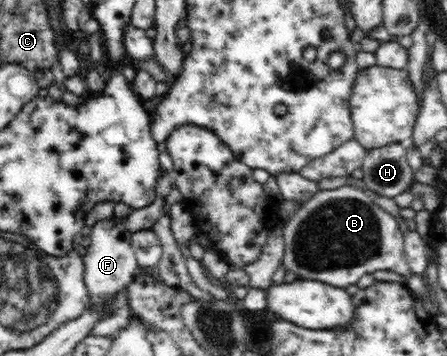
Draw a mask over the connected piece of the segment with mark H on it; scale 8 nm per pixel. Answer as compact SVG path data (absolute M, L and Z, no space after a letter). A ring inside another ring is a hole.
M400 143L369 149L361 169L366 186L386 198L409 190L415 178L412 167L406 161L406 148Z

